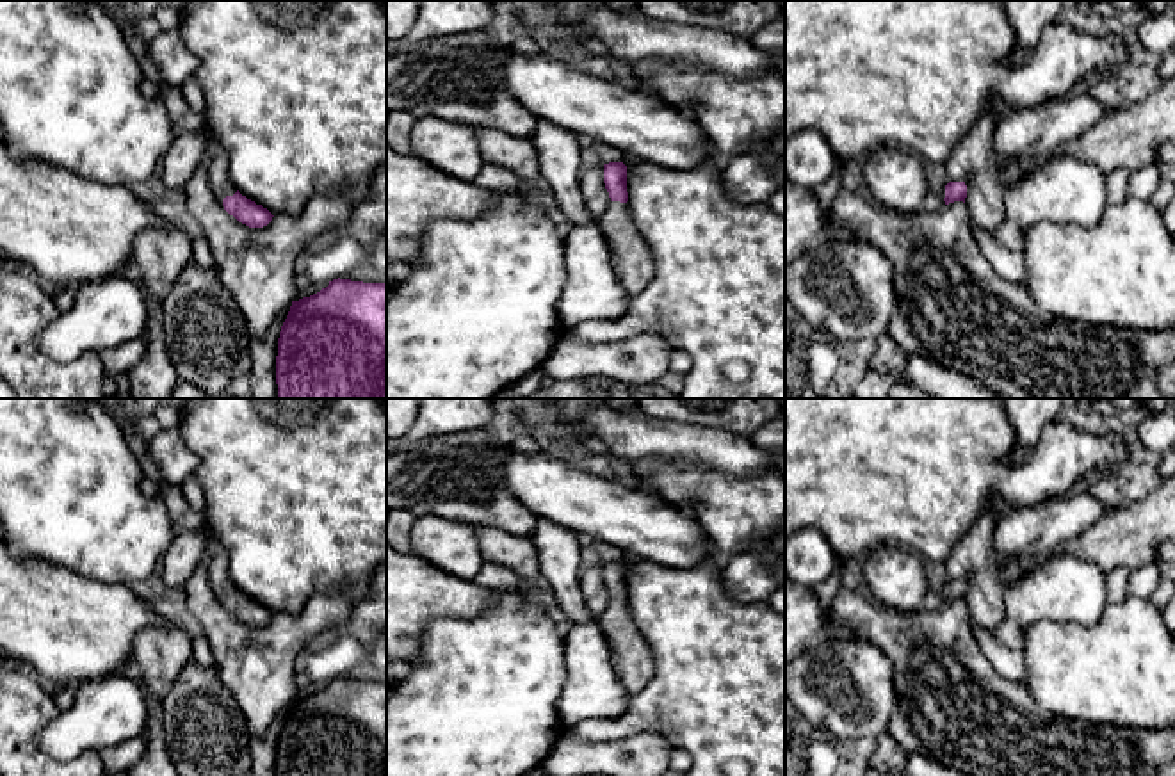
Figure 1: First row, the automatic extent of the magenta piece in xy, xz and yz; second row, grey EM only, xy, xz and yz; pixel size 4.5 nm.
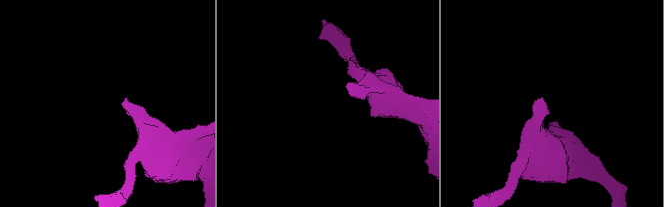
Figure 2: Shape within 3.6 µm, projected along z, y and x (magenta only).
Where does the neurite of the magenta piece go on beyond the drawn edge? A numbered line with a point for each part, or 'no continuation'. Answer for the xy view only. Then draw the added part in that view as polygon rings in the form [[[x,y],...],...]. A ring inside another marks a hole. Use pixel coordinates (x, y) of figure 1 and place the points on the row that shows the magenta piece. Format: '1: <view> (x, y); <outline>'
1: xy (218, 175); [[[219,148],[207,162],[207,178],[210,189],[217,201],[223,205],[226,196],[233,196],[237,192],[235,185],[230,180],[228,173],[228,157],[223,148]]]

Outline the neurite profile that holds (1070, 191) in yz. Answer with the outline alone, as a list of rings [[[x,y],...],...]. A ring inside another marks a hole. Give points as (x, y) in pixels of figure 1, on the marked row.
[[[1074,157],[1049,160],[1002,196],[1006,219],[1022,230],[1040,222],[1091,228],[1102,219],[1107,205],[1106,173]]]

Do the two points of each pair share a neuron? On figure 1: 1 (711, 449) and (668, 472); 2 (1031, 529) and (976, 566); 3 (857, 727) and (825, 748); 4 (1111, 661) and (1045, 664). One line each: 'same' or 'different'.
1: different
2: different
3: different
4: same

